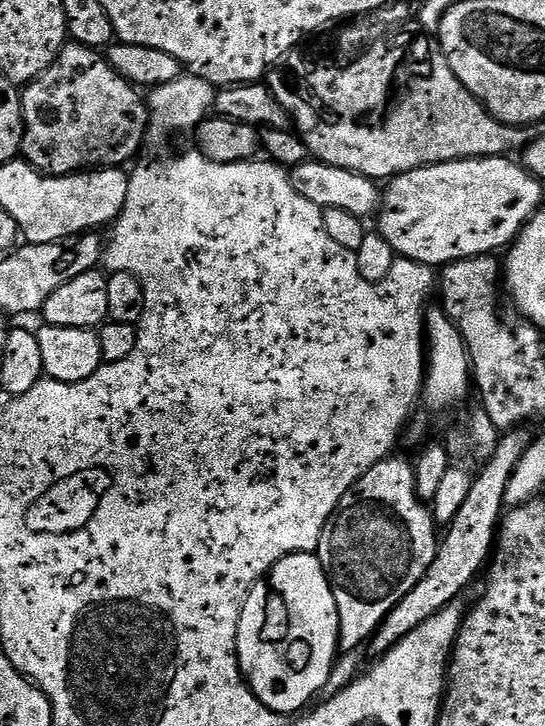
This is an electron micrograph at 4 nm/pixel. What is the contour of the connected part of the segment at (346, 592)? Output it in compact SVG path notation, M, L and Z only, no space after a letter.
M393 454L386 460L379 460L358 477L342 502L338 502L334 514L322 530L318 555L338 606L341 653L360 648L371 641L390 610L394 610L394 606L398 606L398 602L402 602L402 598L406 598L406 594L418 586L426 570L430 570L430 562L434 562L436 557L438 525L425 501L420 499L413 461L399 460L398 456Z

